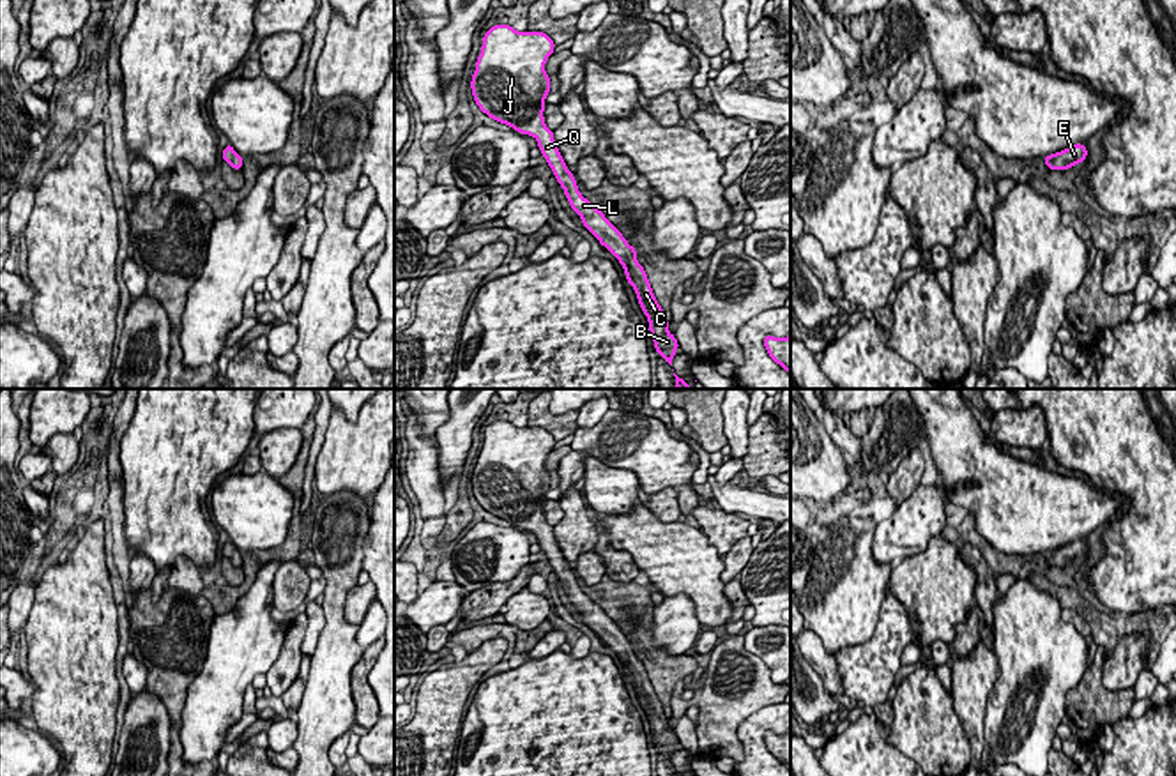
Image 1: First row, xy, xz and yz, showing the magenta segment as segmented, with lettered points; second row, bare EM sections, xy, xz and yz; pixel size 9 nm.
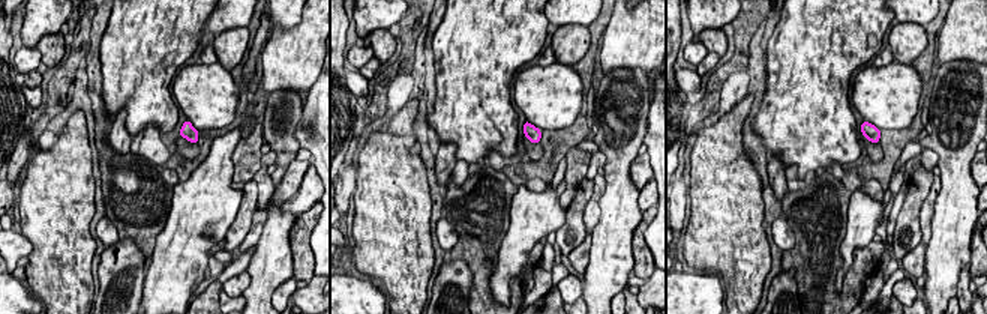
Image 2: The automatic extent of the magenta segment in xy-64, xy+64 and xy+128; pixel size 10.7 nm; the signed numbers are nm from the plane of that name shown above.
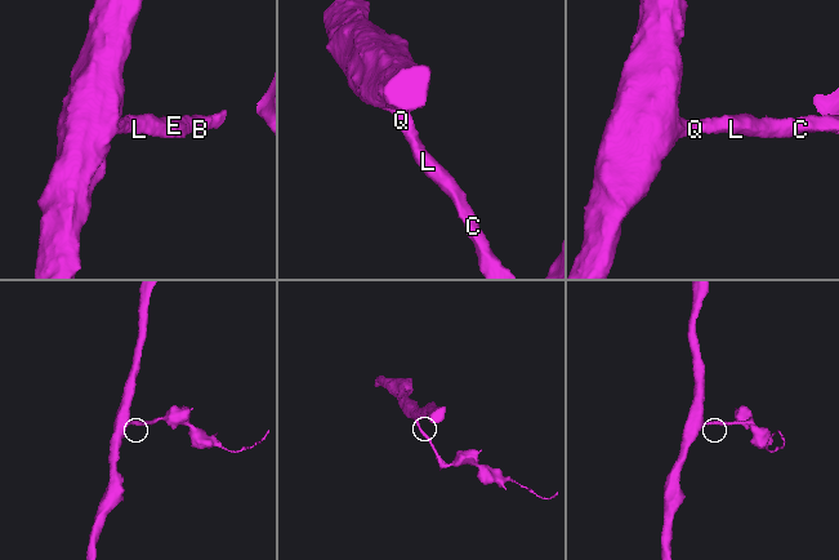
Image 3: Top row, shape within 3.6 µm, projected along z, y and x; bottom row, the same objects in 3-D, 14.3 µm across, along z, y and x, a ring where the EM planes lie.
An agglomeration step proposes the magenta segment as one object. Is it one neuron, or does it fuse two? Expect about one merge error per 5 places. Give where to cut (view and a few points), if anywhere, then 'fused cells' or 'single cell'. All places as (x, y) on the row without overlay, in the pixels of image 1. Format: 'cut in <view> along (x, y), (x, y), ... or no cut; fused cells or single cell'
no cut; single cell

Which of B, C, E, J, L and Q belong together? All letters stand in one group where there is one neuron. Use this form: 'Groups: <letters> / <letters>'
Groups: B C E J L Q

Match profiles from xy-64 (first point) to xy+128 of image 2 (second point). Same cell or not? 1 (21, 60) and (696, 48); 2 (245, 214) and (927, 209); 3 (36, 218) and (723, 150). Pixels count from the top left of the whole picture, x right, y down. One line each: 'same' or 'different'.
1: same
2: different
3: same

